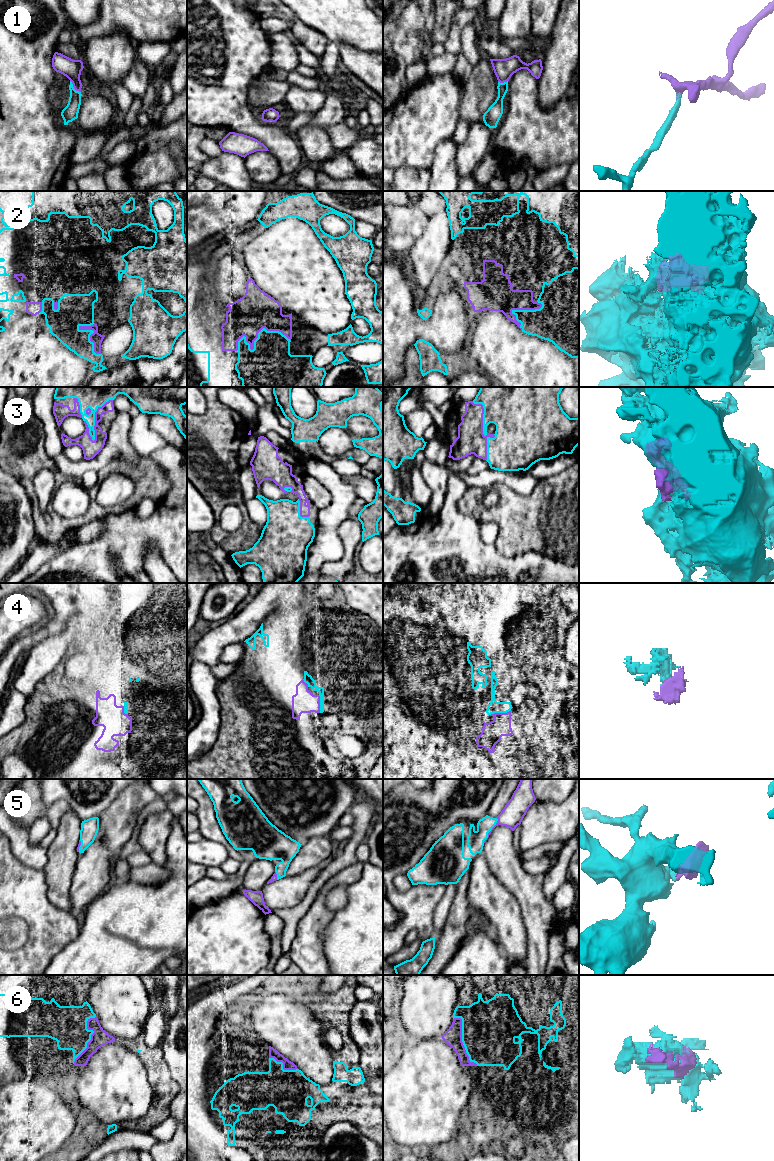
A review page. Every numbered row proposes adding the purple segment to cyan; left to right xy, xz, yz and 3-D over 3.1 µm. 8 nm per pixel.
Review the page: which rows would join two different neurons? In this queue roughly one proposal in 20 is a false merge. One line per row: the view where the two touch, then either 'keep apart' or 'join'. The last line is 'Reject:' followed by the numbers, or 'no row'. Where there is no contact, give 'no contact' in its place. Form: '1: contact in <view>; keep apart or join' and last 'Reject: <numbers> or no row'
1: contact in xy; join
2: contact in xz; join
3: contact in yz; join
4: contact in yz; join
5: contact in yz; join
6: contact in yz; join
Reject: no row

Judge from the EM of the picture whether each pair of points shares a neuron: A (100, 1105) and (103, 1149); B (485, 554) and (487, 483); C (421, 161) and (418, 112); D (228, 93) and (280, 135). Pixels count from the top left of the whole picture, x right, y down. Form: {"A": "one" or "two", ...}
{"A": "two", "B": "two", "C": "one", "D": "one"}

